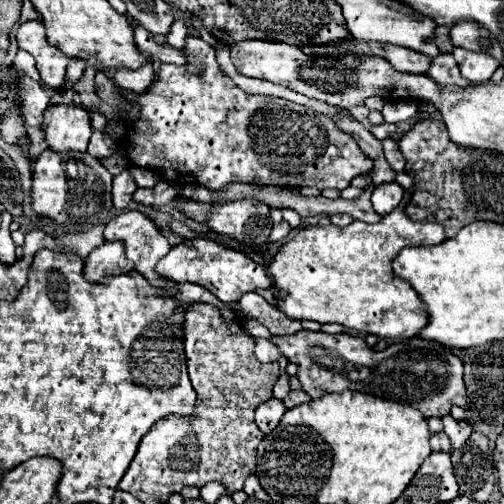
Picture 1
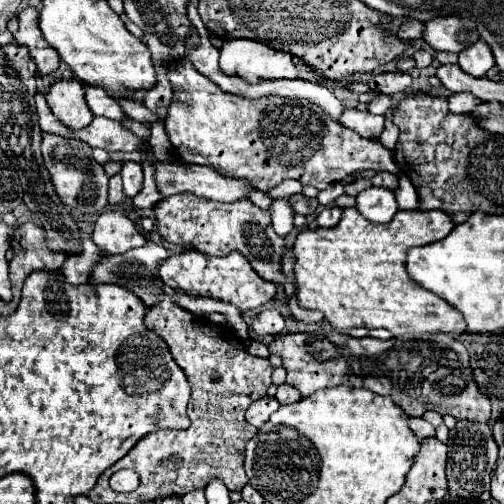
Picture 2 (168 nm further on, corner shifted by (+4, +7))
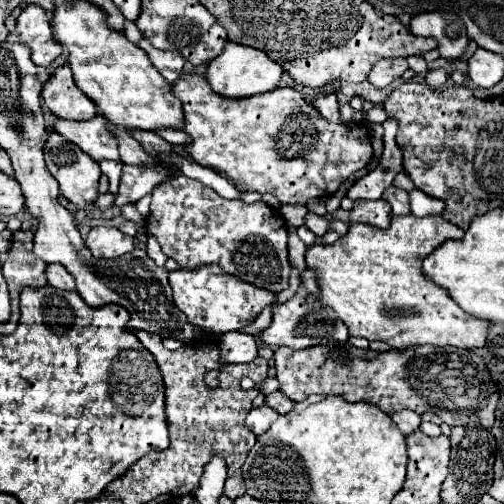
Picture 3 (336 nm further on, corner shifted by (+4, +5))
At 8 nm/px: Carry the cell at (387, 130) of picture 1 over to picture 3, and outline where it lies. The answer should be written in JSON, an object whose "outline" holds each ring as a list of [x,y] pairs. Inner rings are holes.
{"outline":[[[327,95],[327,97],[319,97],[311,101],[315,105],[315,109],[331,123],[343,123],[341,115],[339,115],[339,105],[335,105],[335,95]]]}

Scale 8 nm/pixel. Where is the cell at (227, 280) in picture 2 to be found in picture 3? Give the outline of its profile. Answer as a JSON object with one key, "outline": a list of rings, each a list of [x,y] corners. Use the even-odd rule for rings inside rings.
{"outline":[[[203,265],[195,269],[175,269],[169,273],[169,285],[173,289],[175,305],[187,315],[189,323],[211,329],[215,333],[241,331],[251,325],[263,307],[275,301],[275,293],[243,283],[239,277],[225,273],[219,265]]]}

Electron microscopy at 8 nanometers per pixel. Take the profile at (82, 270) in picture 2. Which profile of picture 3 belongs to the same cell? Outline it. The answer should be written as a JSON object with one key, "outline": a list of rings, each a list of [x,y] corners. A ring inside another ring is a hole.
{"outline":[[[51,263],[47,267],[47,279],[49,279],[49,285],[57,287],[57,289],[63,289],[63,291],[75,291],[75,281],[73,281],[73,275],[59,263]]]}

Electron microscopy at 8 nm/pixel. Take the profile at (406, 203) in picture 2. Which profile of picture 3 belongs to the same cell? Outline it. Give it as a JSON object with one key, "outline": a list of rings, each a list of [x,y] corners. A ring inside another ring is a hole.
{"outline":[[[419,189],[409,191],[409,205],[411,205],[411,213],[415,213],[415,217],[441,215],[441,211],[443,211],[443,203],[431,199],[429,195],[423,195]]]}

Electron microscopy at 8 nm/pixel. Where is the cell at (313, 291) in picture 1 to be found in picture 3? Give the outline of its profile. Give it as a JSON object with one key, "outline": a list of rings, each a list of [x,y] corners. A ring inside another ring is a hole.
{"outline":[[[395,215],[391,219],[389,229],[379,229],[365,223],[349,223],[347,235],[337,239],[333,245],[311,245],[307,247],[305,259],[307,269],[317,275],[319,295],[309,295],[307,303],[321,303],[331,307],[337,317],[347,325],[349,335],[365,337],[367,341],[385,341],[393,349],[417,347],[417,345],[437,345],[437,347],[459,347],[459,349],[473,349],[483,347],[487,339],[489,323],[483,323],[471,315],[467,315],[453,299],[447,295],[445,289],[427,281],[421,275],[421,263],[447,239],[463,237],[463,229],[445,221],[441,215],[431,217],[415,217],[415,215]]]}

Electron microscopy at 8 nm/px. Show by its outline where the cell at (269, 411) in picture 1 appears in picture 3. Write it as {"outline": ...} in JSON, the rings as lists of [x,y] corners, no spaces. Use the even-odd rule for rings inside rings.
{"outline":[[[261,405],[261,407],[253,407],[247,415],[245,415],[245,425],[255,433],[255,435],[261,435],[265,433],[271,423],[279,417],[279,413],[267,405]]]}

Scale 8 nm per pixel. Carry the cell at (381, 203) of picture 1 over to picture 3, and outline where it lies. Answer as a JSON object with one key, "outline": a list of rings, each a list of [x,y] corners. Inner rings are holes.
{"outline":[[[359,199],[351,209],[351,223],[367,223],[367,225],[387,229],[391,223],[391,217],[393,213],[385,199],[375,199],[375,201]]]}

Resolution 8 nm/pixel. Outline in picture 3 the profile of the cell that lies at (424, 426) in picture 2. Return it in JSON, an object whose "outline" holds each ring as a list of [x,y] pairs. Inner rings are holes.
{"outline":[[[399,411],[399,413],[393,415],[393,421],[397,423],[397,427],[399,427],[405,435],[411,435],[411,433],[417,431],[419,425],[421,425],[419,415],[413,413],[413,411]]]}

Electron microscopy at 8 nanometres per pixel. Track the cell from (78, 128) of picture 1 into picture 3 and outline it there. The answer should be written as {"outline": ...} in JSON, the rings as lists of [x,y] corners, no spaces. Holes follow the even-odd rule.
{"outline":[[[59,67],[51,75],[51,79],[43,85],[41,97],[47,109],[61,119],[89,121],[97,113],[95,103],[91,103],[91,99],[75,87],[73,73],[69,67]]]}

